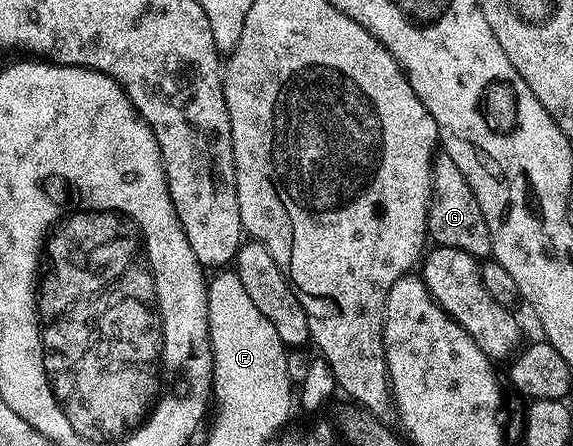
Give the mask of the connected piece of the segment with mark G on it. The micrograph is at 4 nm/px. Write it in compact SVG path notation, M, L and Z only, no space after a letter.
M442 152L436 153L431 163L431 203L427 205L427 233L435 246L461 248L461 252L469 252L480 260L486 259L491 252L489 224L485 224L485 216L481 216L481 204L477 204L477 196L473 196L469 180L461 176L461 168L457 168L453 159Z

